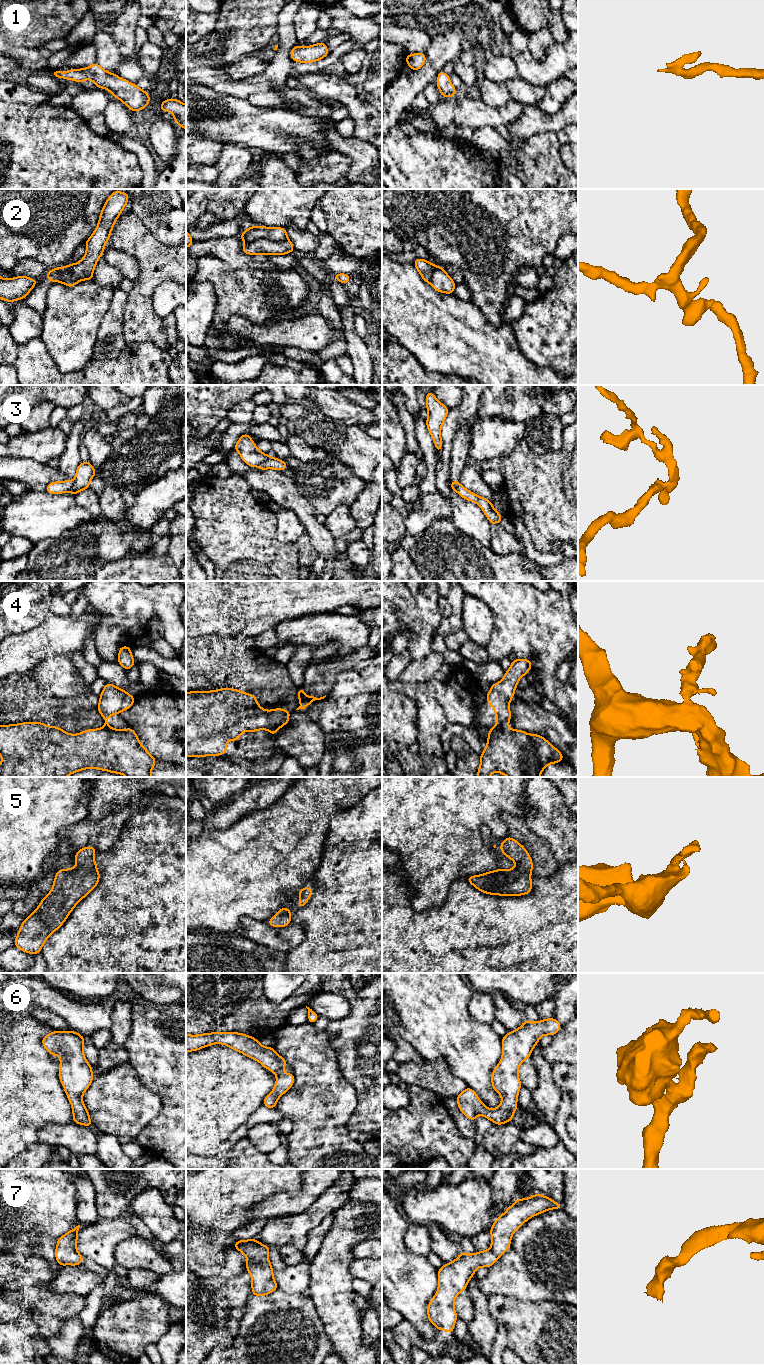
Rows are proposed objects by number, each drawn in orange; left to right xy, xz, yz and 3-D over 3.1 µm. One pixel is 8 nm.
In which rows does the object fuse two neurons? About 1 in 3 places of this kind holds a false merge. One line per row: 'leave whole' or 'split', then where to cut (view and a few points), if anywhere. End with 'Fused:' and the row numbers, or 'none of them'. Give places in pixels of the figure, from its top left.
1: leave whole; cut none
2: split; cut xz (287, 238), (281, 241), (254, 239), (245, 242)
3: split; cut xz (270, 456), (258, 466)
4: split; cut yz (506, 725), (498, 725), (496, 727)
5: leave whole; cut none
6: leave whole; cut none
7: leave whole; cut none
Fused: 2, 3, 4

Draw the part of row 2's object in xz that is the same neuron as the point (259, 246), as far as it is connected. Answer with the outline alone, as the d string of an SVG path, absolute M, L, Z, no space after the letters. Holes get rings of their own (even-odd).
M256 239L245 242L242 252L248 255L285 255L294 251L293 243L287 239L274 242L269 239Z

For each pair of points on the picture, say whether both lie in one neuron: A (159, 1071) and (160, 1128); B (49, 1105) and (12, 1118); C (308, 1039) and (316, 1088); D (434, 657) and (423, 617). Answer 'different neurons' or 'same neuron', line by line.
A: same neuron
B: same neuron
C: same neuron
D: different neurons

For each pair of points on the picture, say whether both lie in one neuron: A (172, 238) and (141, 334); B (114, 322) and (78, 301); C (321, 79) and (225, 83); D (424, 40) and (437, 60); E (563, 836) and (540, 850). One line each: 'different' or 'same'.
A: different
B: different
C: different
D: different
E: different

